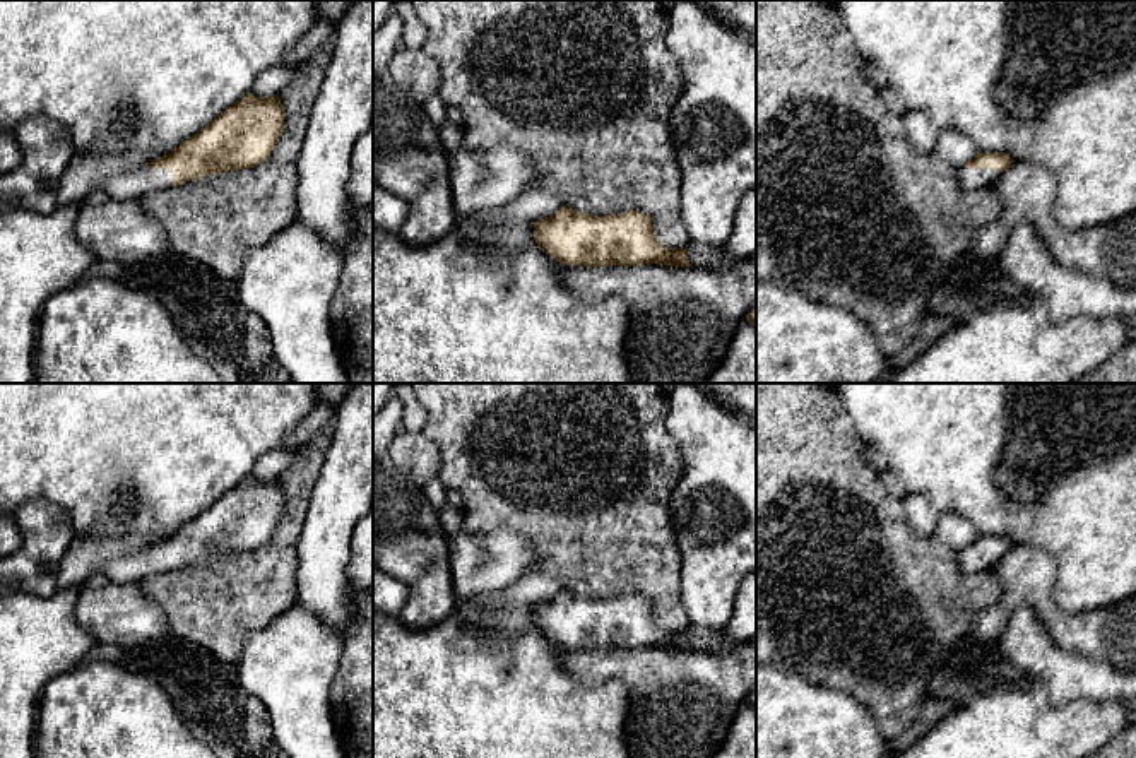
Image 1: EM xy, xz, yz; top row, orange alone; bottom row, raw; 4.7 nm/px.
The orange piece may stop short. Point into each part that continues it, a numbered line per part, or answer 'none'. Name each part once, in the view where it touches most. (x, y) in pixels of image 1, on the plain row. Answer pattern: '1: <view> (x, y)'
1: yz (969, 562)

